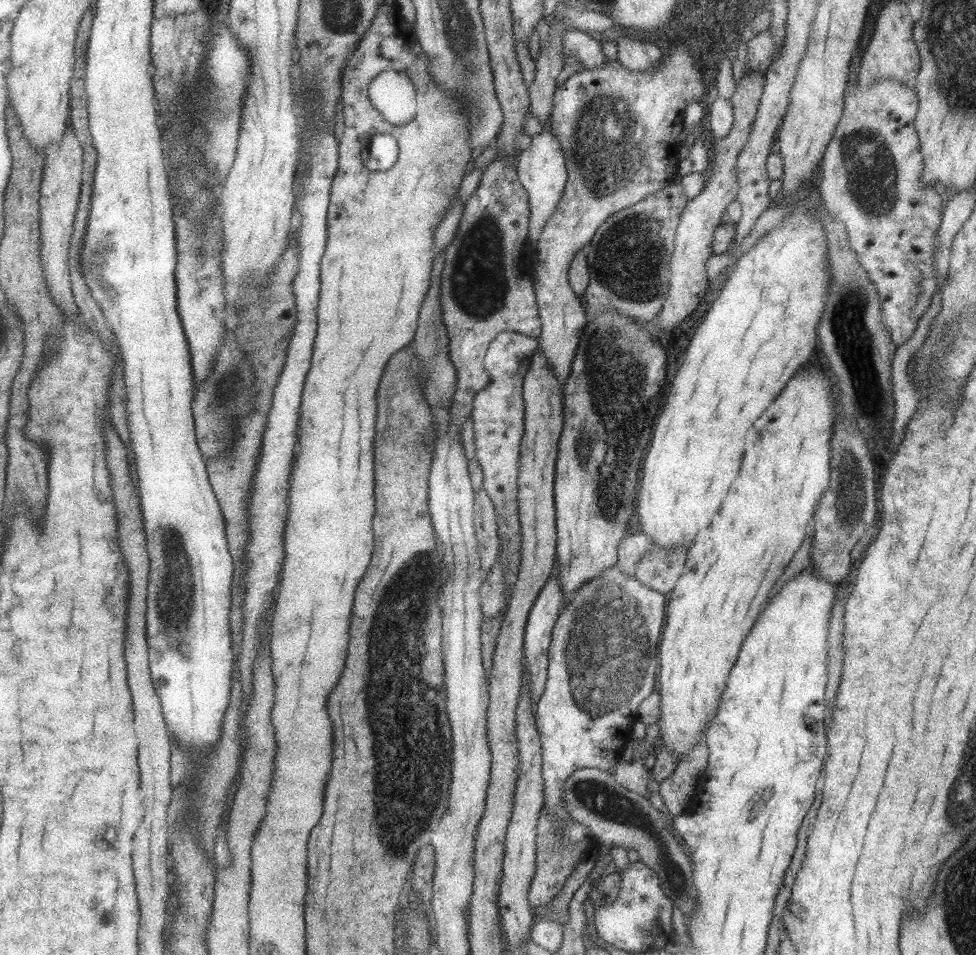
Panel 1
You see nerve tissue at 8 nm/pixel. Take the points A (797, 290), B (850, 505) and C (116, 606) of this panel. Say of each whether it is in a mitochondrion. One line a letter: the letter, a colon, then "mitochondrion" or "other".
A: other
B: mitochondrion
C: other

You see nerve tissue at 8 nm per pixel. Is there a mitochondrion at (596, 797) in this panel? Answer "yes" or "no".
yes

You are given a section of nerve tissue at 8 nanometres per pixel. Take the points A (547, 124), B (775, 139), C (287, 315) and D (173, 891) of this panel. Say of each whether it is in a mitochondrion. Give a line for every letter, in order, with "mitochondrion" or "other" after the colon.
A: other
B: other
C: other
D: other

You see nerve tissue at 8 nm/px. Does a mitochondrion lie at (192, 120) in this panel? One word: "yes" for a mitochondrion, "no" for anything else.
yes

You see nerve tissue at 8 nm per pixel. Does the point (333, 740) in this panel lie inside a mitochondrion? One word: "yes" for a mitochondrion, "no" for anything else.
no

